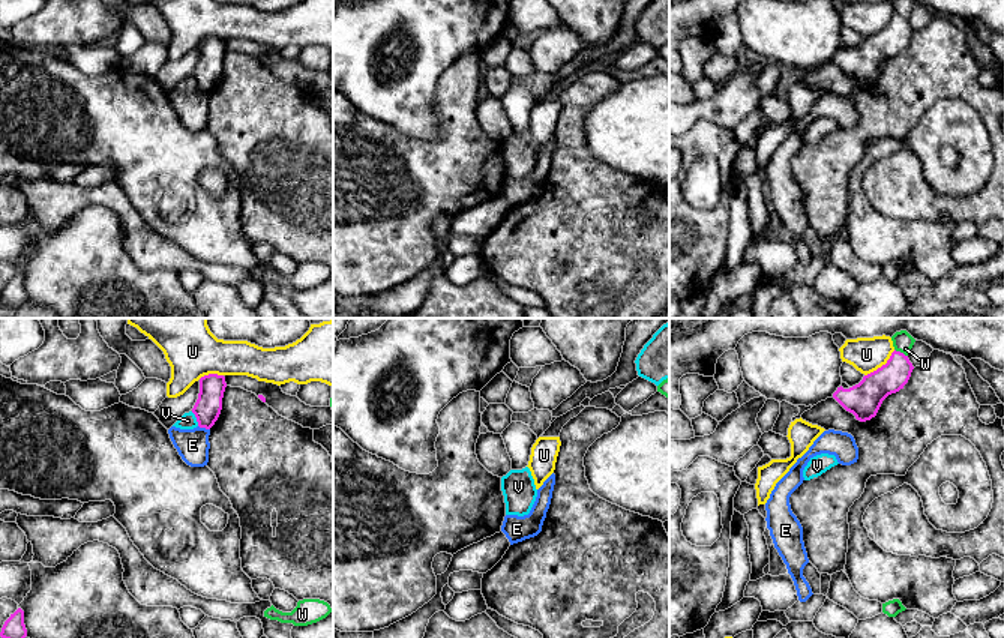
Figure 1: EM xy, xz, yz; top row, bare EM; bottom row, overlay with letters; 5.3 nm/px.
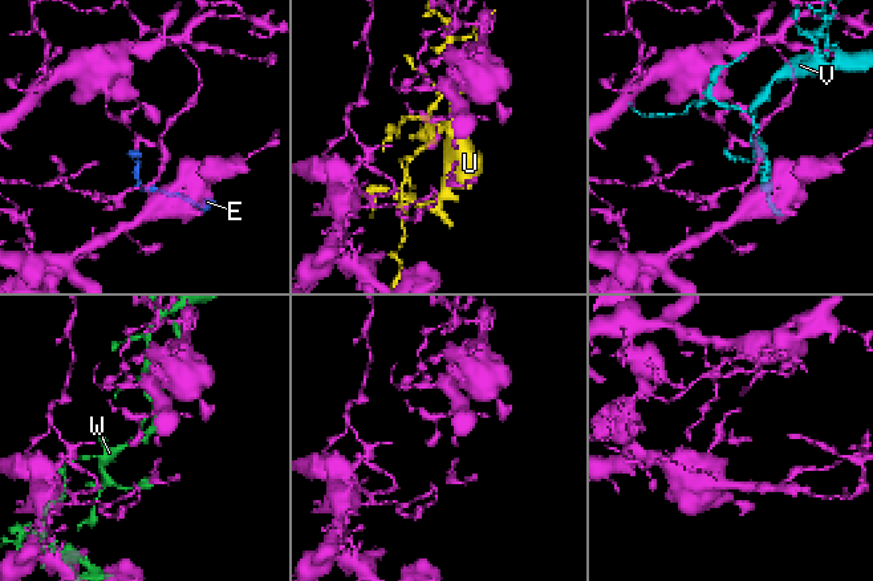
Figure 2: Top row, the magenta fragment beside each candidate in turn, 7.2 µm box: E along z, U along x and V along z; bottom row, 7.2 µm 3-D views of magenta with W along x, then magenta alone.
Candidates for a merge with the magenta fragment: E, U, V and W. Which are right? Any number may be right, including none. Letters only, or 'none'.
none

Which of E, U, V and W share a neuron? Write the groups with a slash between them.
E / U / V / W

